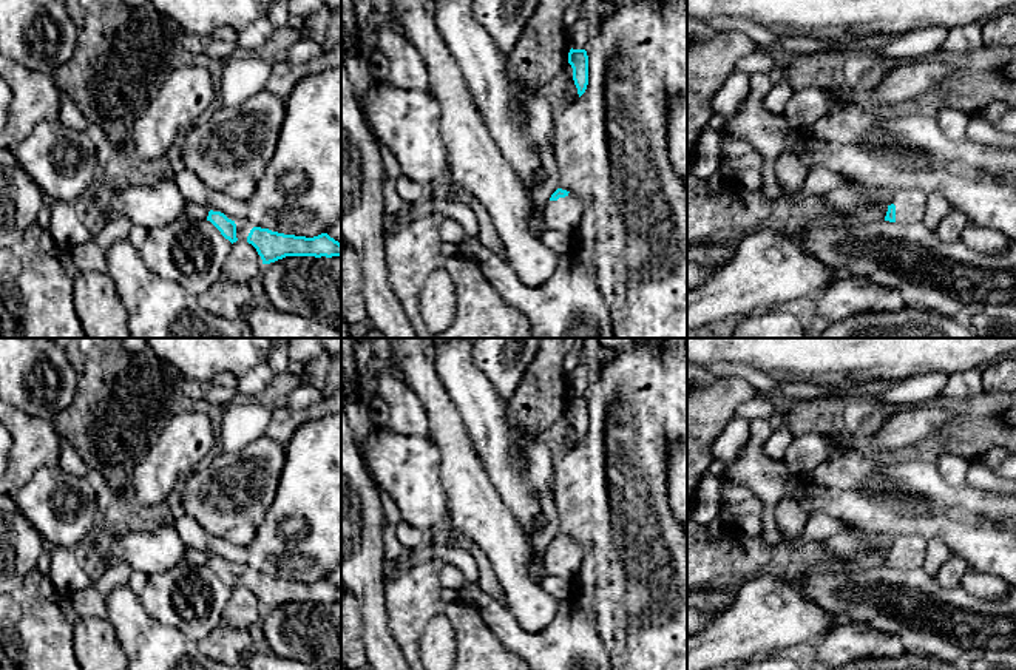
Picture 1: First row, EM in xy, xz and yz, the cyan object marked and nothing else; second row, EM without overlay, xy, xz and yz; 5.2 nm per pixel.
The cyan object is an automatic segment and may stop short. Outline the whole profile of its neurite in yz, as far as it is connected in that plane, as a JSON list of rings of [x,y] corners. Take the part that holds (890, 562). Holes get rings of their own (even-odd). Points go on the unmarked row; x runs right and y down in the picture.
[[[920,534],[894,537],[885,567],[889,568],[923,568],[928,540]]]

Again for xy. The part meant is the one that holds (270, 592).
[[[213,556],[208,557],[207,567],[232,590],[236,587],[247,587],[252,590],[262,610],[270,610],[286,602],[341,602],[341,590],[327,579],[313,584],[284,580],[262,574],[249,565]]]

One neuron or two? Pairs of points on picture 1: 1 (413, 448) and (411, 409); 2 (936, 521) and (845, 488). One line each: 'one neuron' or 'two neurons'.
1: two neurons
2: one neuron

